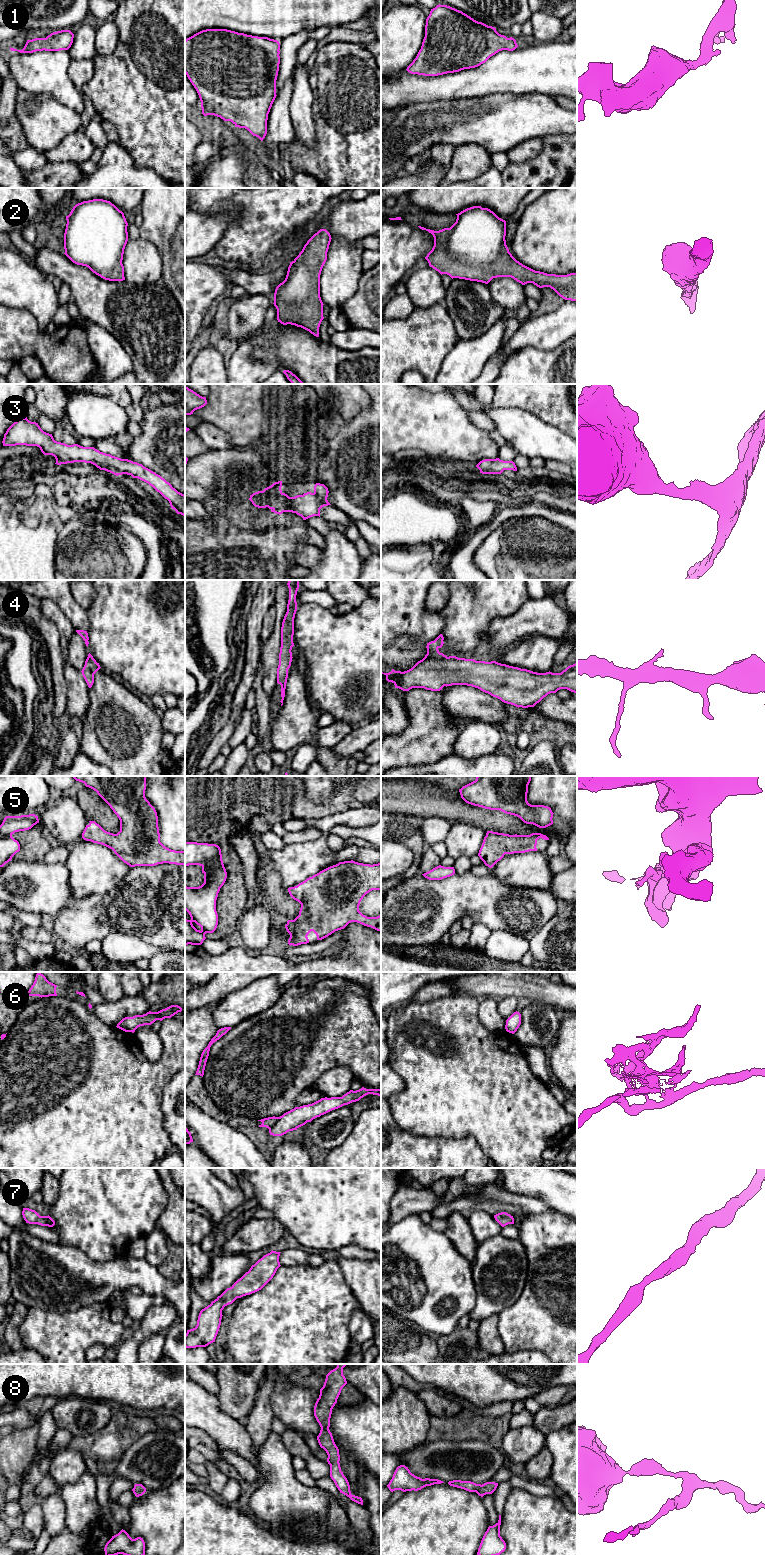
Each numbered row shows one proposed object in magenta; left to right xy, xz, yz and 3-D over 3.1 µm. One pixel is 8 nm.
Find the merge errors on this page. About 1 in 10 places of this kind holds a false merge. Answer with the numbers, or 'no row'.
no row

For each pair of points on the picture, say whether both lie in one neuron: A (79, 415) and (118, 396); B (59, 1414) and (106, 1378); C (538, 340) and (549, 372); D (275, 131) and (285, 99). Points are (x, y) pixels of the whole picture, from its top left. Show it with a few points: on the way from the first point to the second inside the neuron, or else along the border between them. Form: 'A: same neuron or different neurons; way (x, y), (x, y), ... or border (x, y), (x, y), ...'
A: different neurons; border (97, 394), (111, 398), (124, 408)
B: different neurons; border (60, 1397), (85, 1397), (104, 1402)
C: different neurons; border (563, 341), (551, 349), (525, 346), (518, 350)
D: same neuron; way (279, 123), (281, 107)

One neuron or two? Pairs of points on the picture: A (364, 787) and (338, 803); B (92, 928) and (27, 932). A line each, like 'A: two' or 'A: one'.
A: two
B: two

